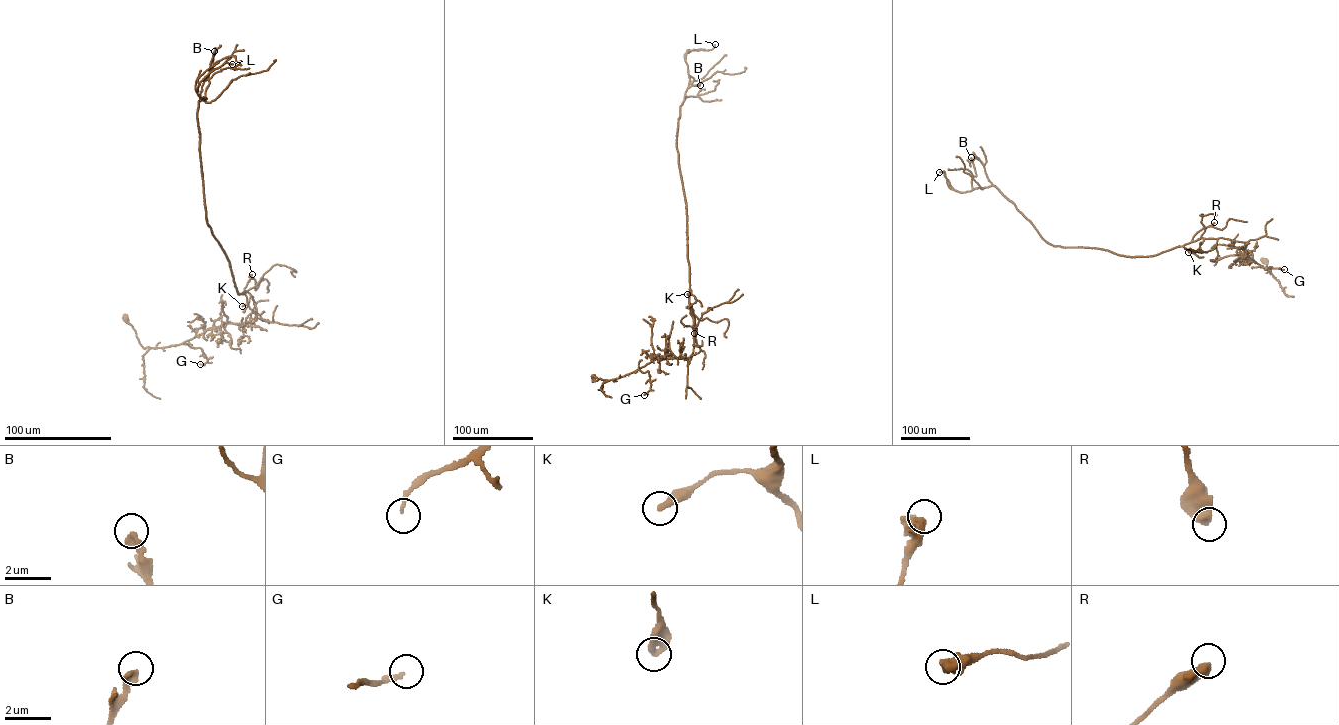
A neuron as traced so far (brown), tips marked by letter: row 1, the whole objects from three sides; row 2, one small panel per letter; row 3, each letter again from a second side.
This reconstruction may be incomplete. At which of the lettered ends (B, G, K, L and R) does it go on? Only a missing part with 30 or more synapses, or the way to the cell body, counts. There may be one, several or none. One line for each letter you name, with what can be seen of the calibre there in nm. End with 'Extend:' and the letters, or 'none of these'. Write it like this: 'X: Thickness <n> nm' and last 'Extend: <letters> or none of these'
Extend: none of these

